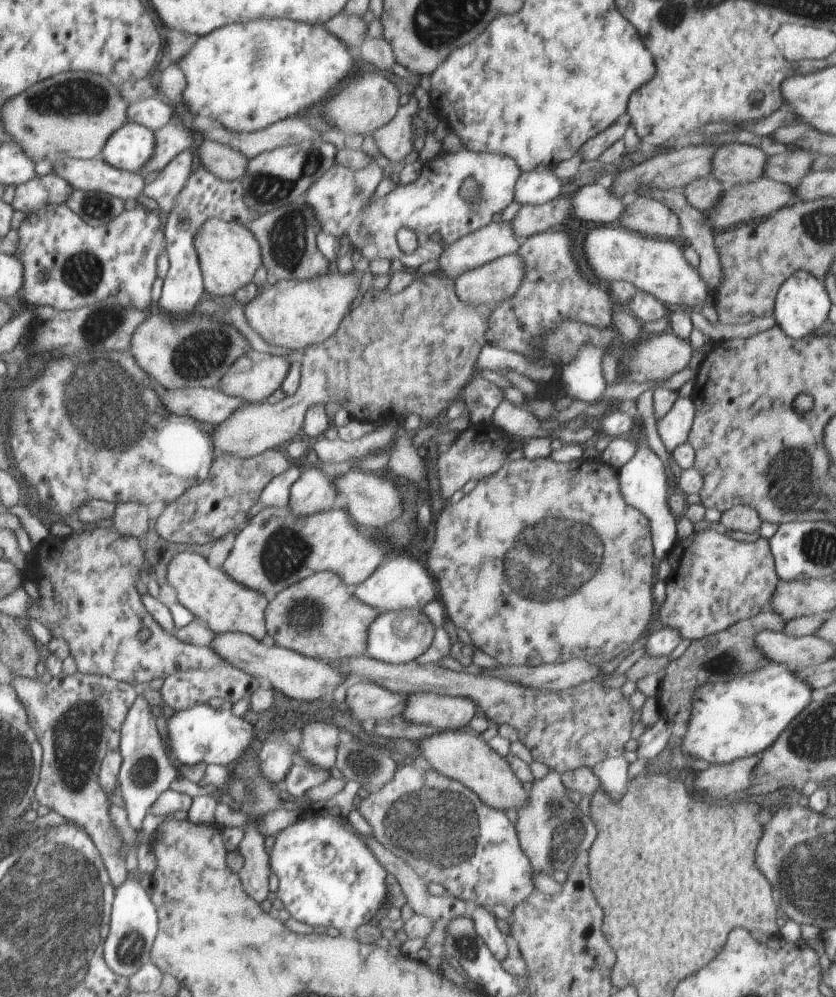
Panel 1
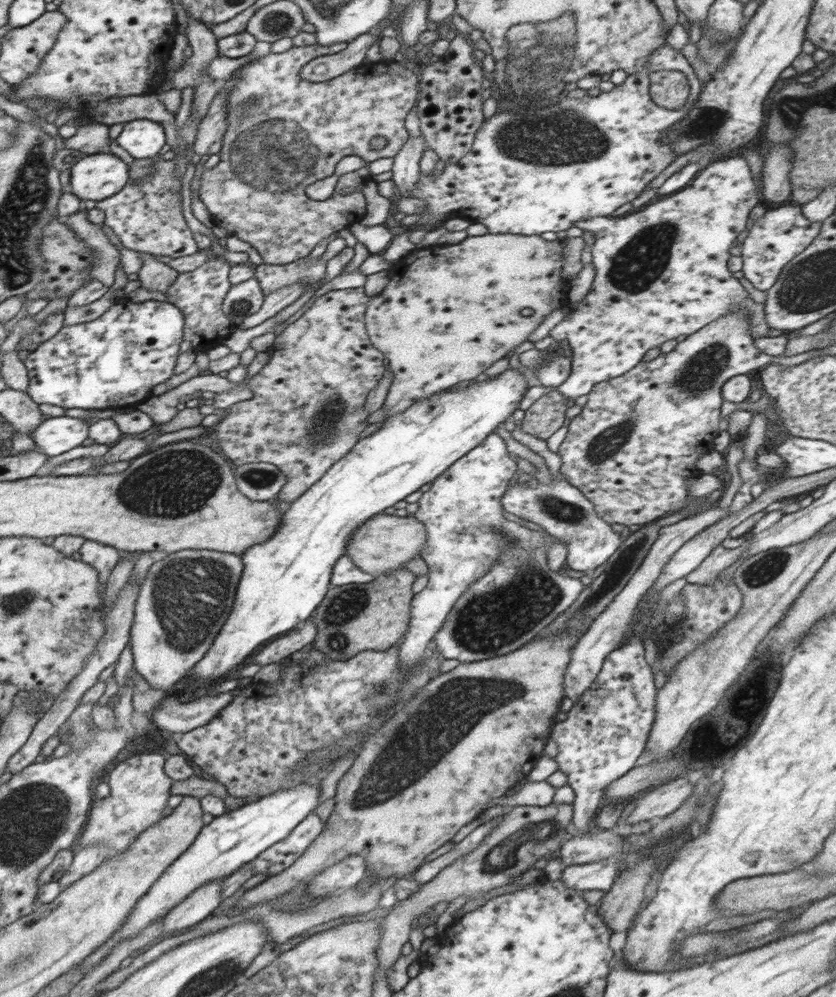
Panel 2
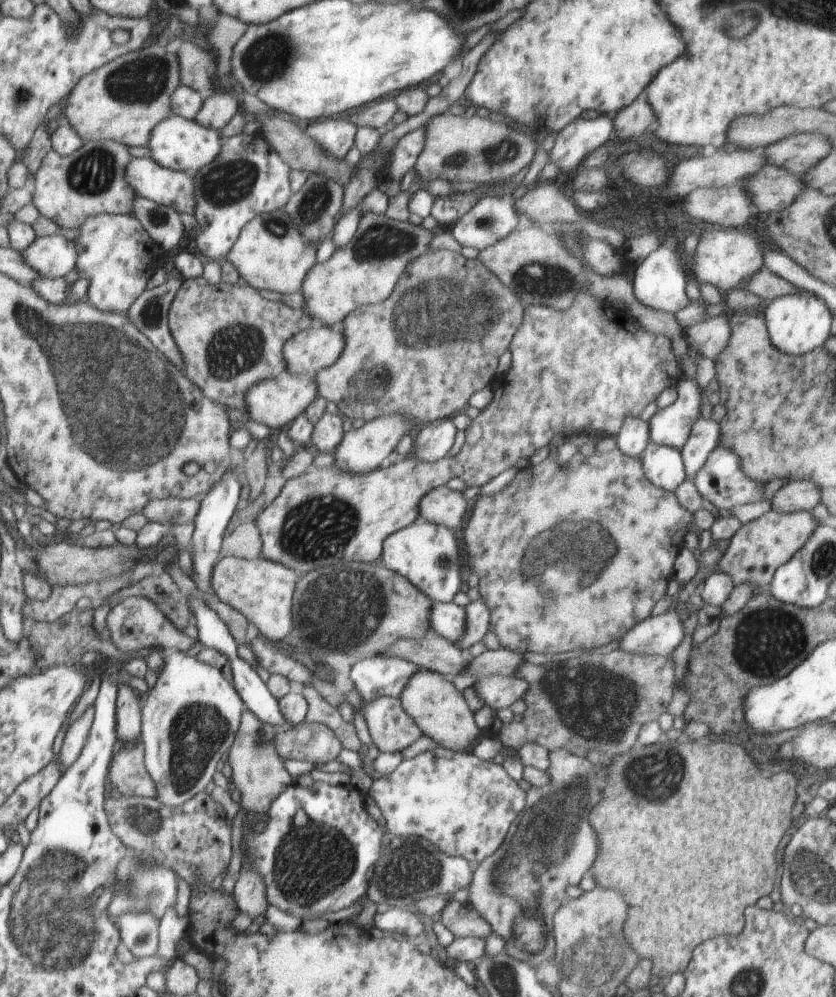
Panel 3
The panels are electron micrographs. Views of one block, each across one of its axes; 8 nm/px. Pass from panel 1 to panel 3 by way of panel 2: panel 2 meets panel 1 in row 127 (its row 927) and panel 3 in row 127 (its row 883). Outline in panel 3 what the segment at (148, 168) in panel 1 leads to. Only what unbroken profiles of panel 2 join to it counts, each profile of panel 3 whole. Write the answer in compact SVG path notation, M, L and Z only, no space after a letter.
M215 91L203 102L202 109L194 120L199 122L200 126L220 130L238 112L239 100L238 93Z

